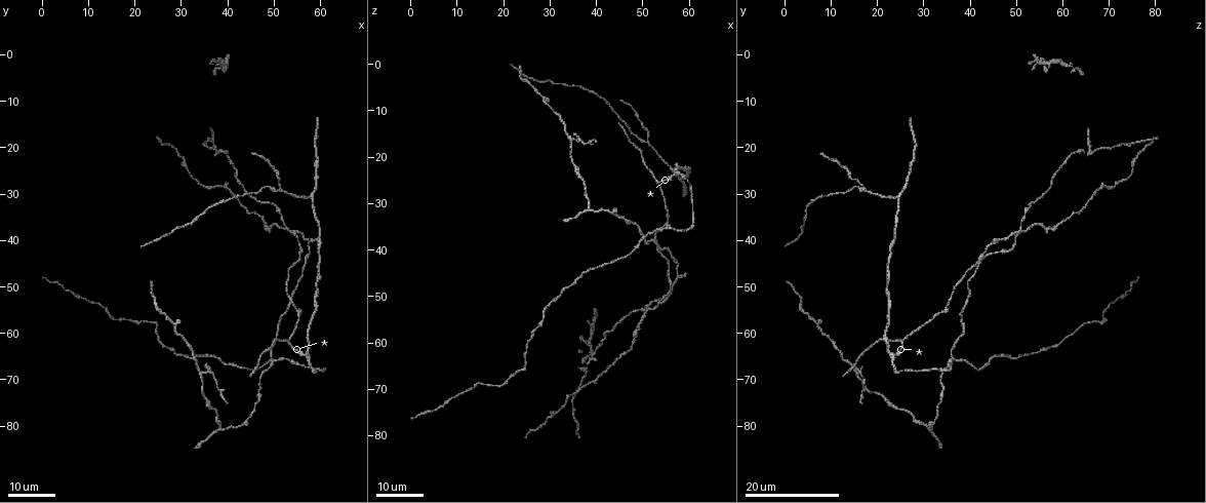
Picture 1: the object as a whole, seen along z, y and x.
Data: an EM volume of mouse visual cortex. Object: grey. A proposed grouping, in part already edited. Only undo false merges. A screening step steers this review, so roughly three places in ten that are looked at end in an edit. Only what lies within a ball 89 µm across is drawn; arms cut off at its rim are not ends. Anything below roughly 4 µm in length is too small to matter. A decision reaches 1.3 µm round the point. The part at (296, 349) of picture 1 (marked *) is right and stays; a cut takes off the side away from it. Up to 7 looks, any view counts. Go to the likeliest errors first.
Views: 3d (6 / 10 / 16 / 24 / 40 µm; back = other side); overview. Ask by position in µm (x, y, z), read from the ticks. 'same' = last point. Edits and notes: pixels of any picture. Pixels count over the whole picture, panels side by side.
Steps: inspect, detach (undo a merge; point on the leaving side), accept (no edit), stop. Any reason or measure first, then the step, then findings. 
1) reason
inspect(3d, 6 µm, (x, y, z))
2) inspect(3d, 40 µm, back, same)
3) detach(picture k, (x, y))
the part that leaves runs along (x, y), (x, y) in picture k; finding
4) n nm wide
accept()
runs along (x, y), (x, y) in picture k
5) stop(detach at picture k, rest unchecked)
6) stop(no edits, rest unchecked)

looks like a crossing
inspect(3d, 24 µm, (38.0, 21.5, 66.0))

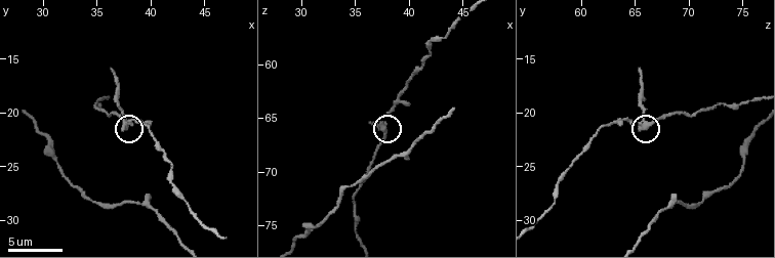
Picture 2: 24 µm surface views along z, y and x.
closer look
inspect(3d, 6 µm, (37.8, 21.0, 66.2))

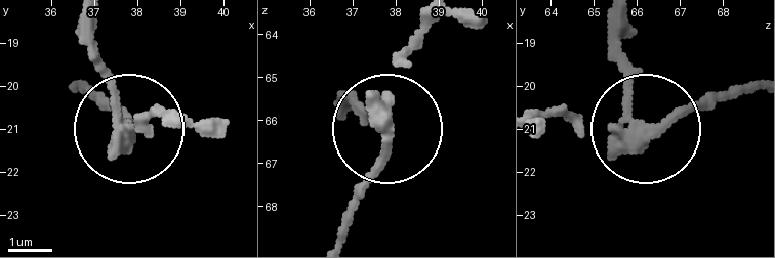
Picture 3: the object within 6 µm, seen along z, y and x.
280 nm wide
detach(picture 3, (96, 65))
the part that leaves runs along (116, 125), (94, 18) in picture 3; two cells meet here

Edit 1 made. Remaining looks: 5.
see it whole again
inspect(overview)

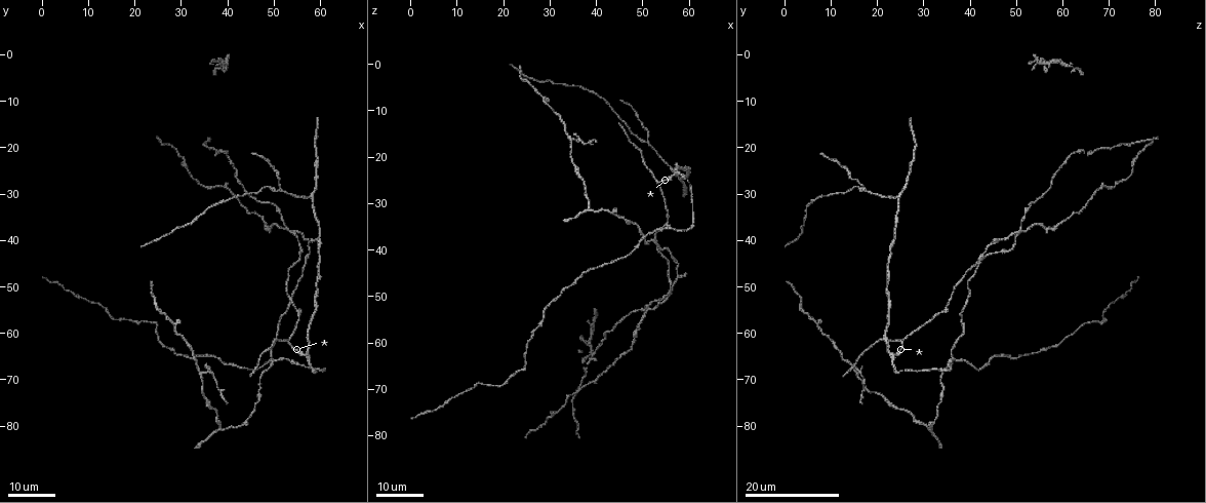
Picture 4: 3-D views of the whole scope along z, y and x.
side arm on a straight run
inspect(3d, 16 µm, (51.5, 29.5, 17.0))

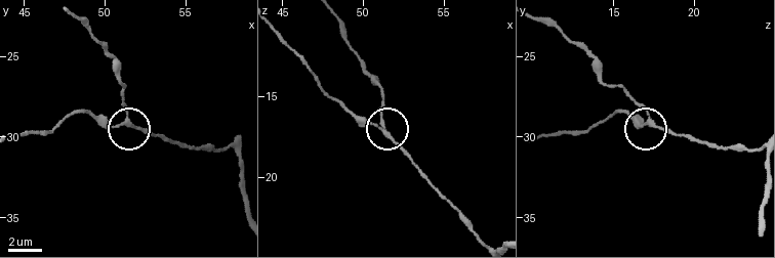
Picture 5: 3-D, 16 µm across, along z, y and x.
inspect(3d, 10 µm, (51.4, 29.0, 17.2))

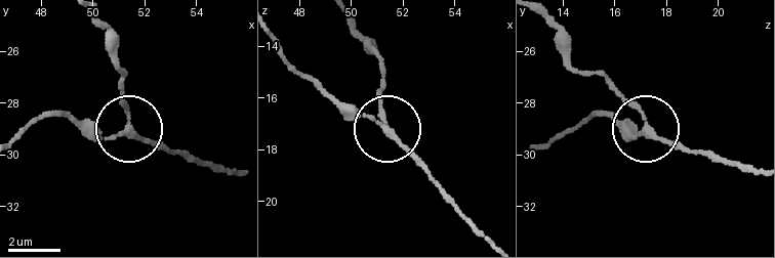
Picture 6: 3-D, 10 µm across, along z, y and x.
inspect(3d, 10 µm, back, (51.4, 29.1, 17.2))

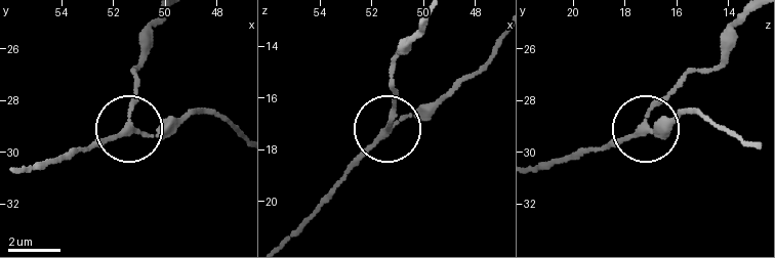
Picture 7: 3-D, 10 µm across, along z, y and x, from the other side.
190 nm wide
accept()
runs along (537, 170), (637, 135), (650, 111), (687, 74) in picture 7; one cell here

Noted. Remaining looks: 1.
stop(detach at picture 3, rest unchecked)

